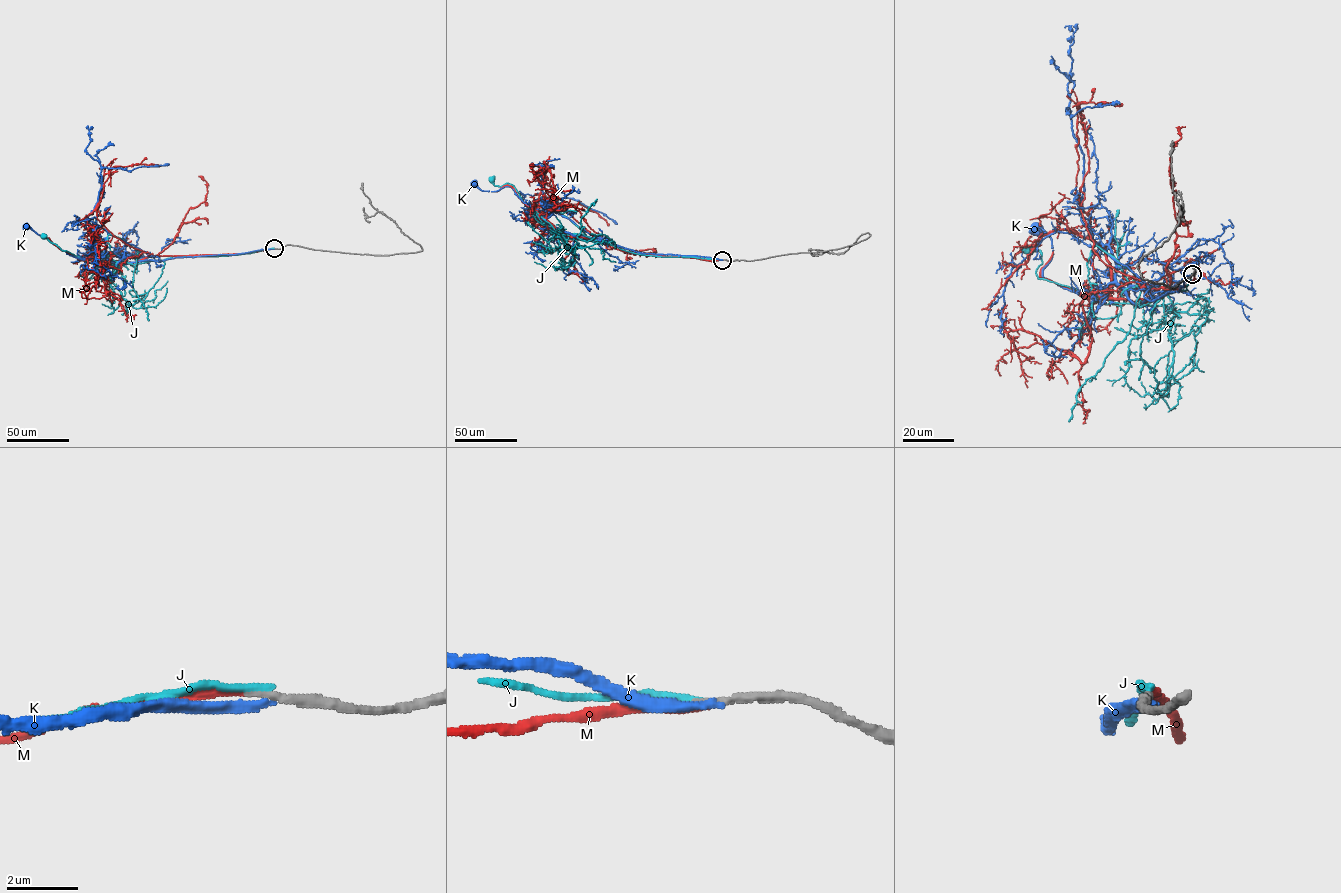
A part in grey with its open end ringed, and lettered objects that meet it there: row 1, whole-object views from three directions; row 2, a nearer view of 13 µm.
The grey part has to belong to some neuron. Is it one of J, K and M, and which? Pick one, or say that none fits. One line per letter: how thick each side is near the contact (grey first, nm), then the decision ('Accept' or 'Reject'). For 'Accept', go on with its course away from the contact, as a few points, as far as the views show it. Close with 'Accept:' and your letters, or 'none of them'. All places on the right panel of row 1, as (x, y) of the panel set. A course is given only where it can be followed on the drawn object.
J: Thickness 200 nm (grey) against 240 nm. Reject
K: Thickness 240 nm (grey) against 240 nm. Reject
M: Thickness 190 nm (grey) against 280 nm. Accept. Its course: (1192, 274), (1184, 287), (1153, 288), (1145, 304), (1107, 295), (1110, 264), (1078, 201), (1089, 156), (1072, 90)
Accept: M

